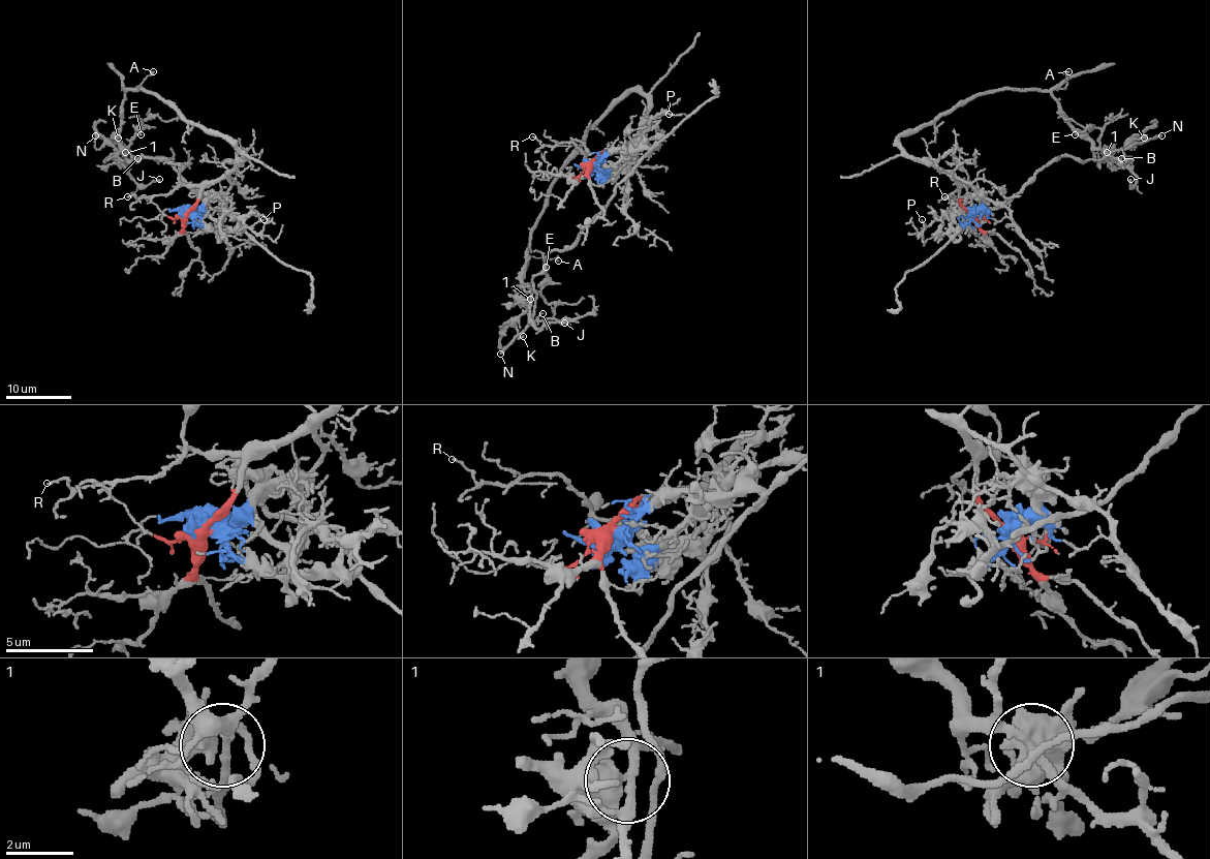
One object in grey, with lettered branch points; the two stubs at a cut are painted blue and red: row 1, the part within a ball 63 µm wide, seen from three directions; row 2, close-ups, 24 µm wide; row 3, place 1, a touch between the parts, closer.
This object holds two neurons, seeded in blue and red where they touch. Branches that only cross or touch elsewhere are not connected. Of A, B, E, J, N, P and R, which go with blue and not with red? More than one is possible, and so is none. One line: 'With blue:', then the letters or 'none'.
With blue: N, P

